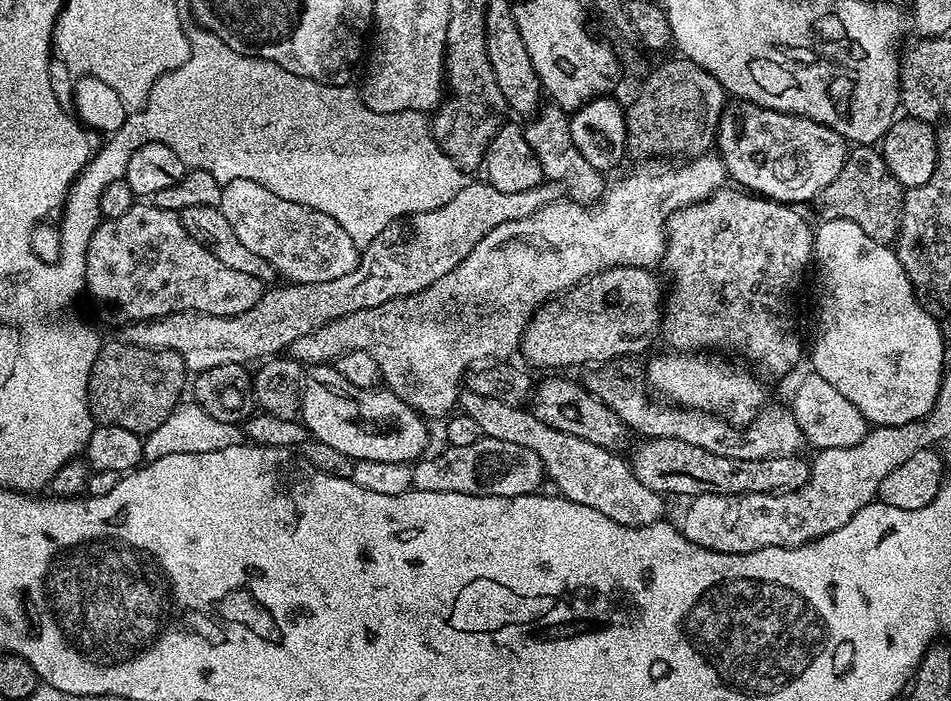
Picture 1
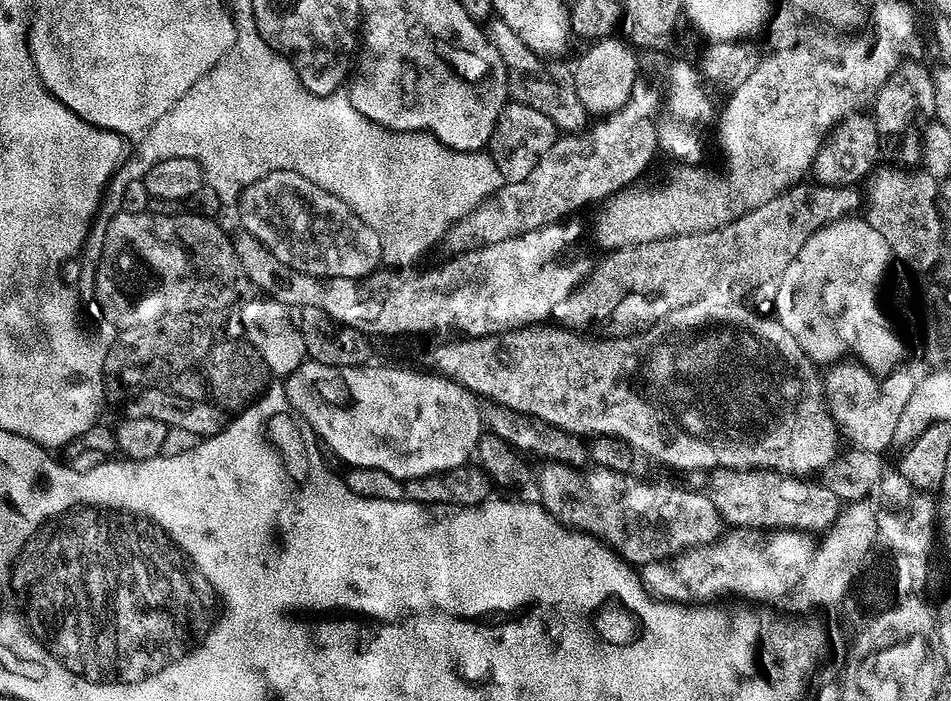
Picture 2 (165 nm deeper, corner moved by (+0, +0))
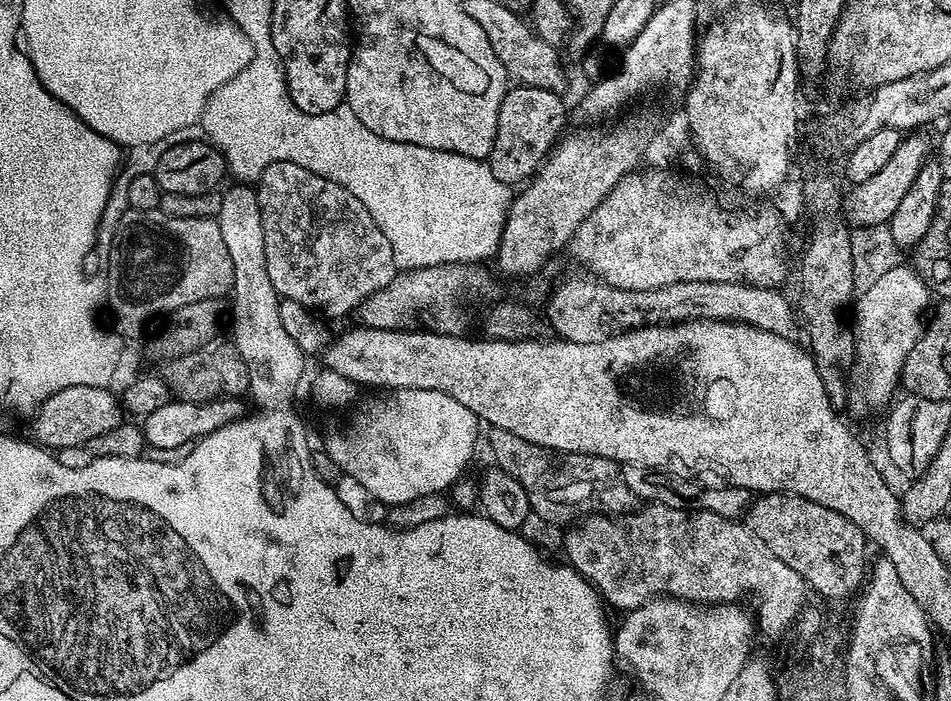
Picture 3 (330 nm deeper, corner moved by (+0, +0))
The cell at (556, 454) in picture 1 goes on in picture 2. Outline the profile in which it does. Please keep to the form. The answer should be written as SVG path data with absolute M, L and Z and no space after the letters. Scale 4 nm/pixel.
M548 462L544 465L544 481L541 482L538 488L538 502L541 507L547 510L557 521L564 525L564 527L570 527L574 530L586 532L587 534L594 536L596 539L604 541L608 547L613 551L619 553L624 560L634 566L643 566L650 561L663 560L671 555L677 555L678 553L685 551L691 547L697 547L702 544L711 543L712 540L719 537L722 521L720 515L717 514L717 510L714 509L714 504L710 502L707 493L703 491L696 492L694 490L686 490L684 488L676 488L674 486L668 487L664 484L651 484L651 479L637 478L629 474L618 474L614 470L609 468L601 468L599 466L585 466L580 468L572 468L570 465L560 464L557 462Z

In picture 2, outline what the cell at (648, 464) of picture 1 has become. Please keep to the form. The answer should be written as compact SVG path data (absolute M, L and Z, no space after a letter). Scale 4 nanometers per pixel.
M714 468L712 485L706 488L721 521L732 528L761 530L826 530L836 521L842 501L827 483L814 484L810 478L769 472L766 468Z

